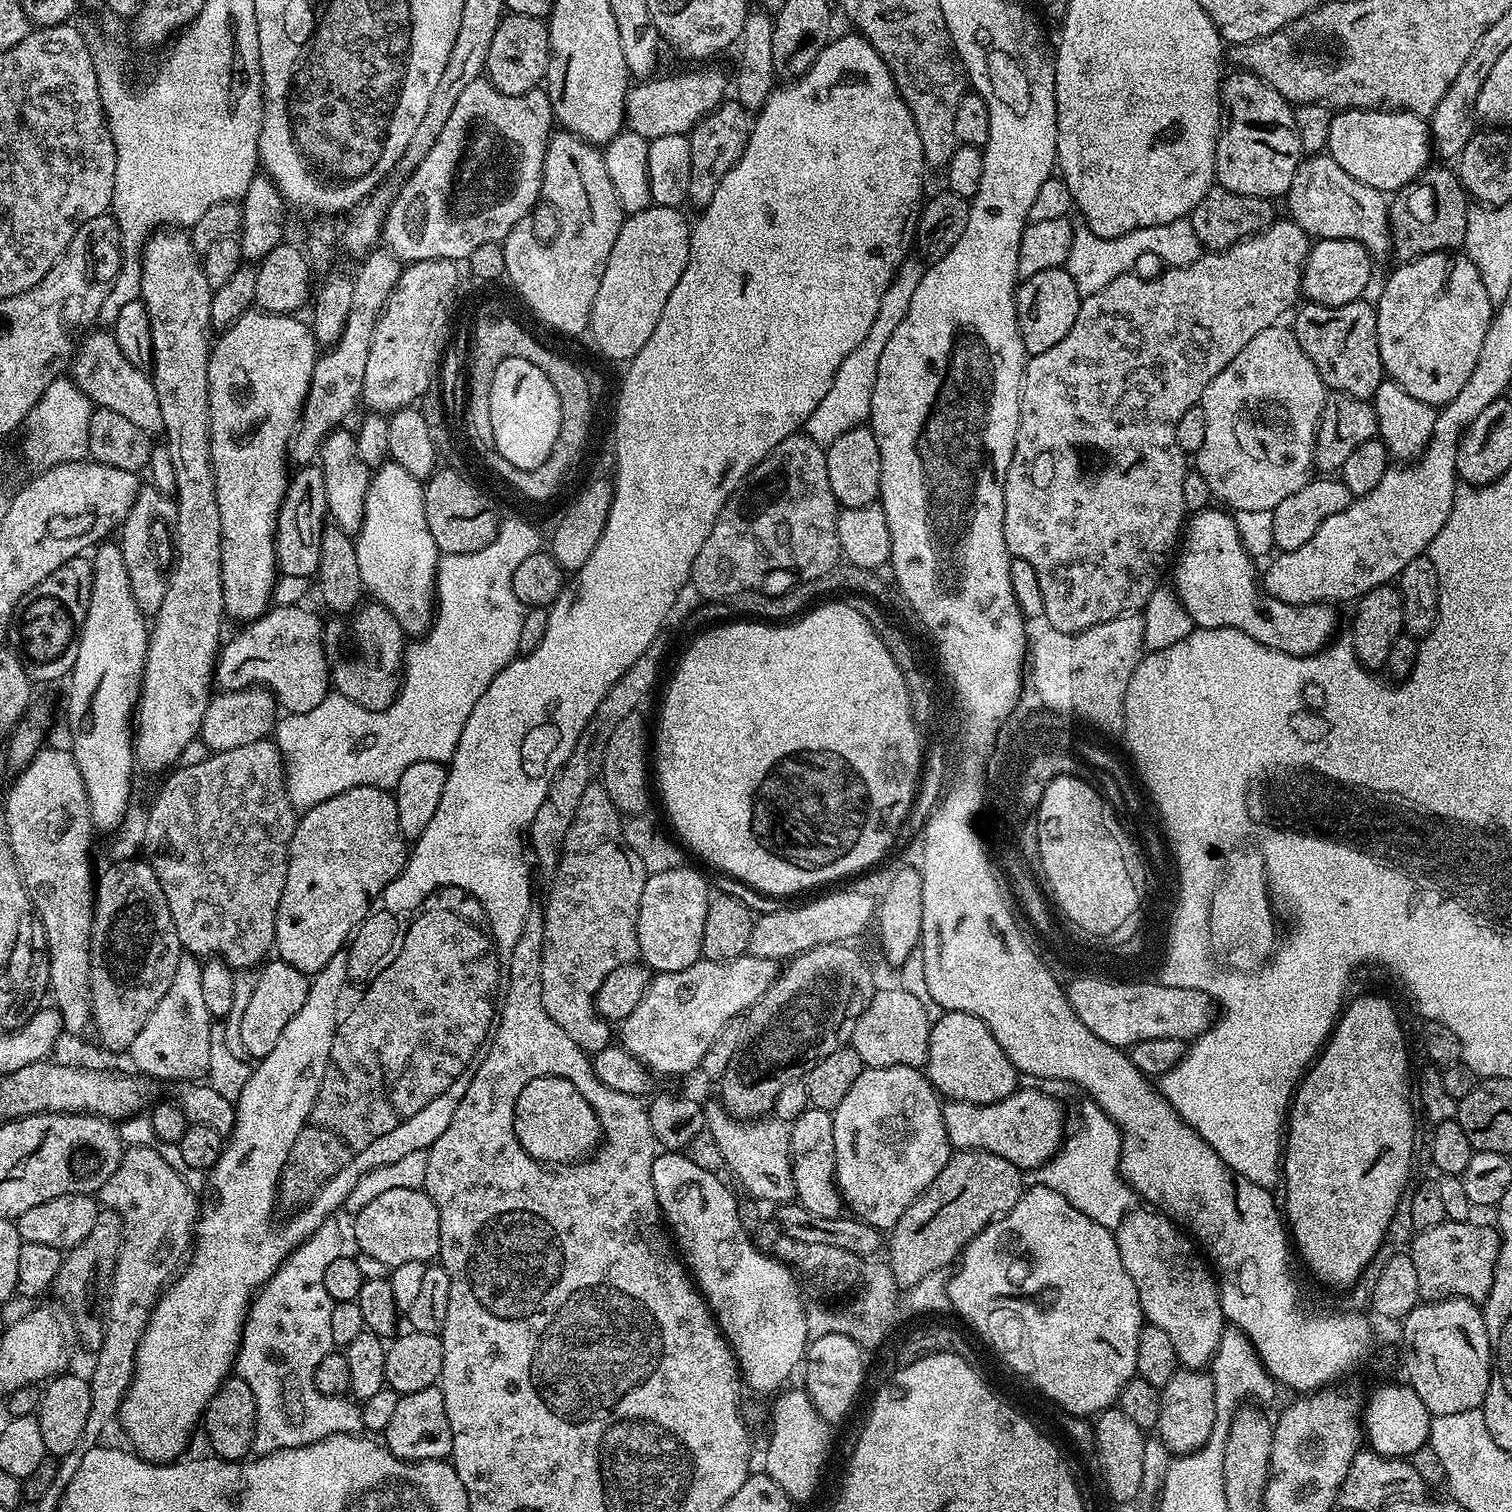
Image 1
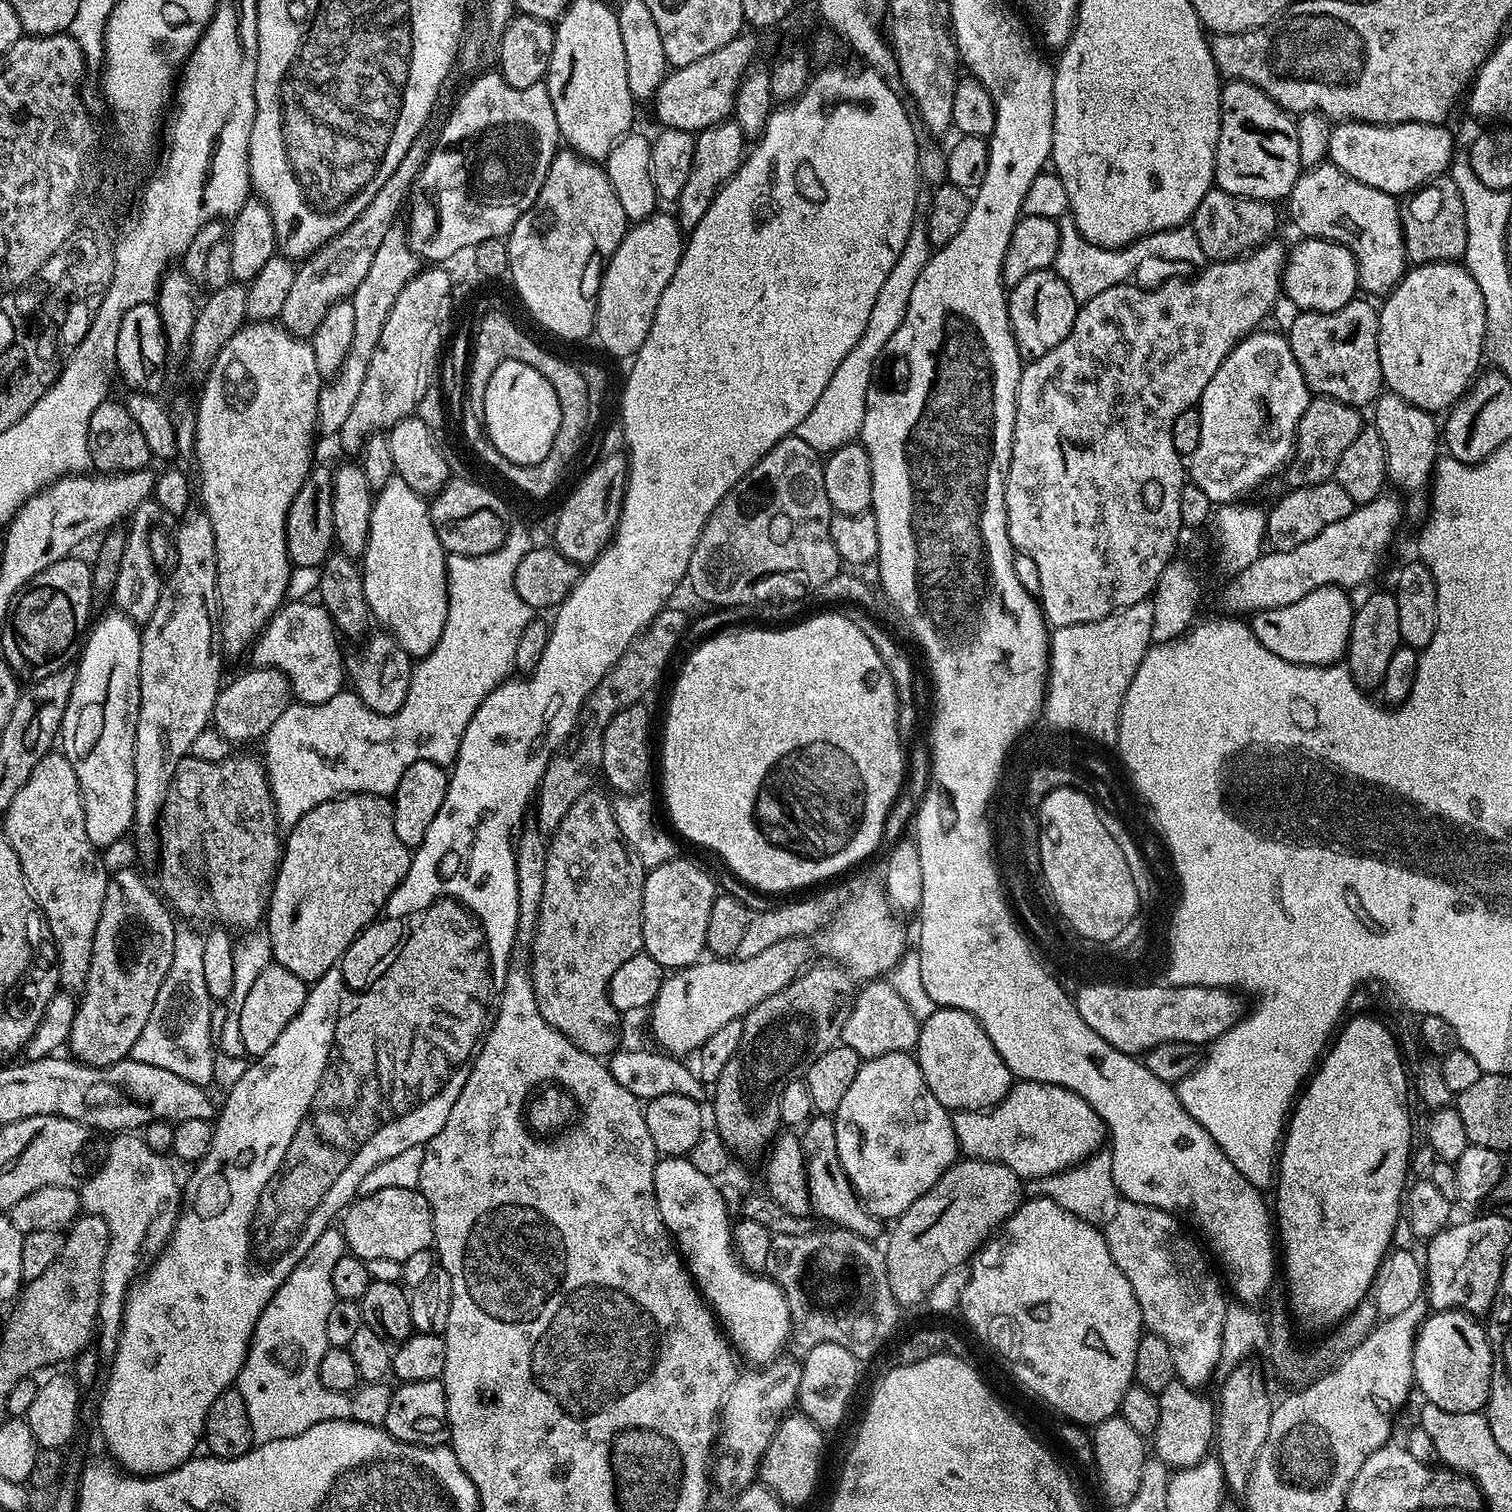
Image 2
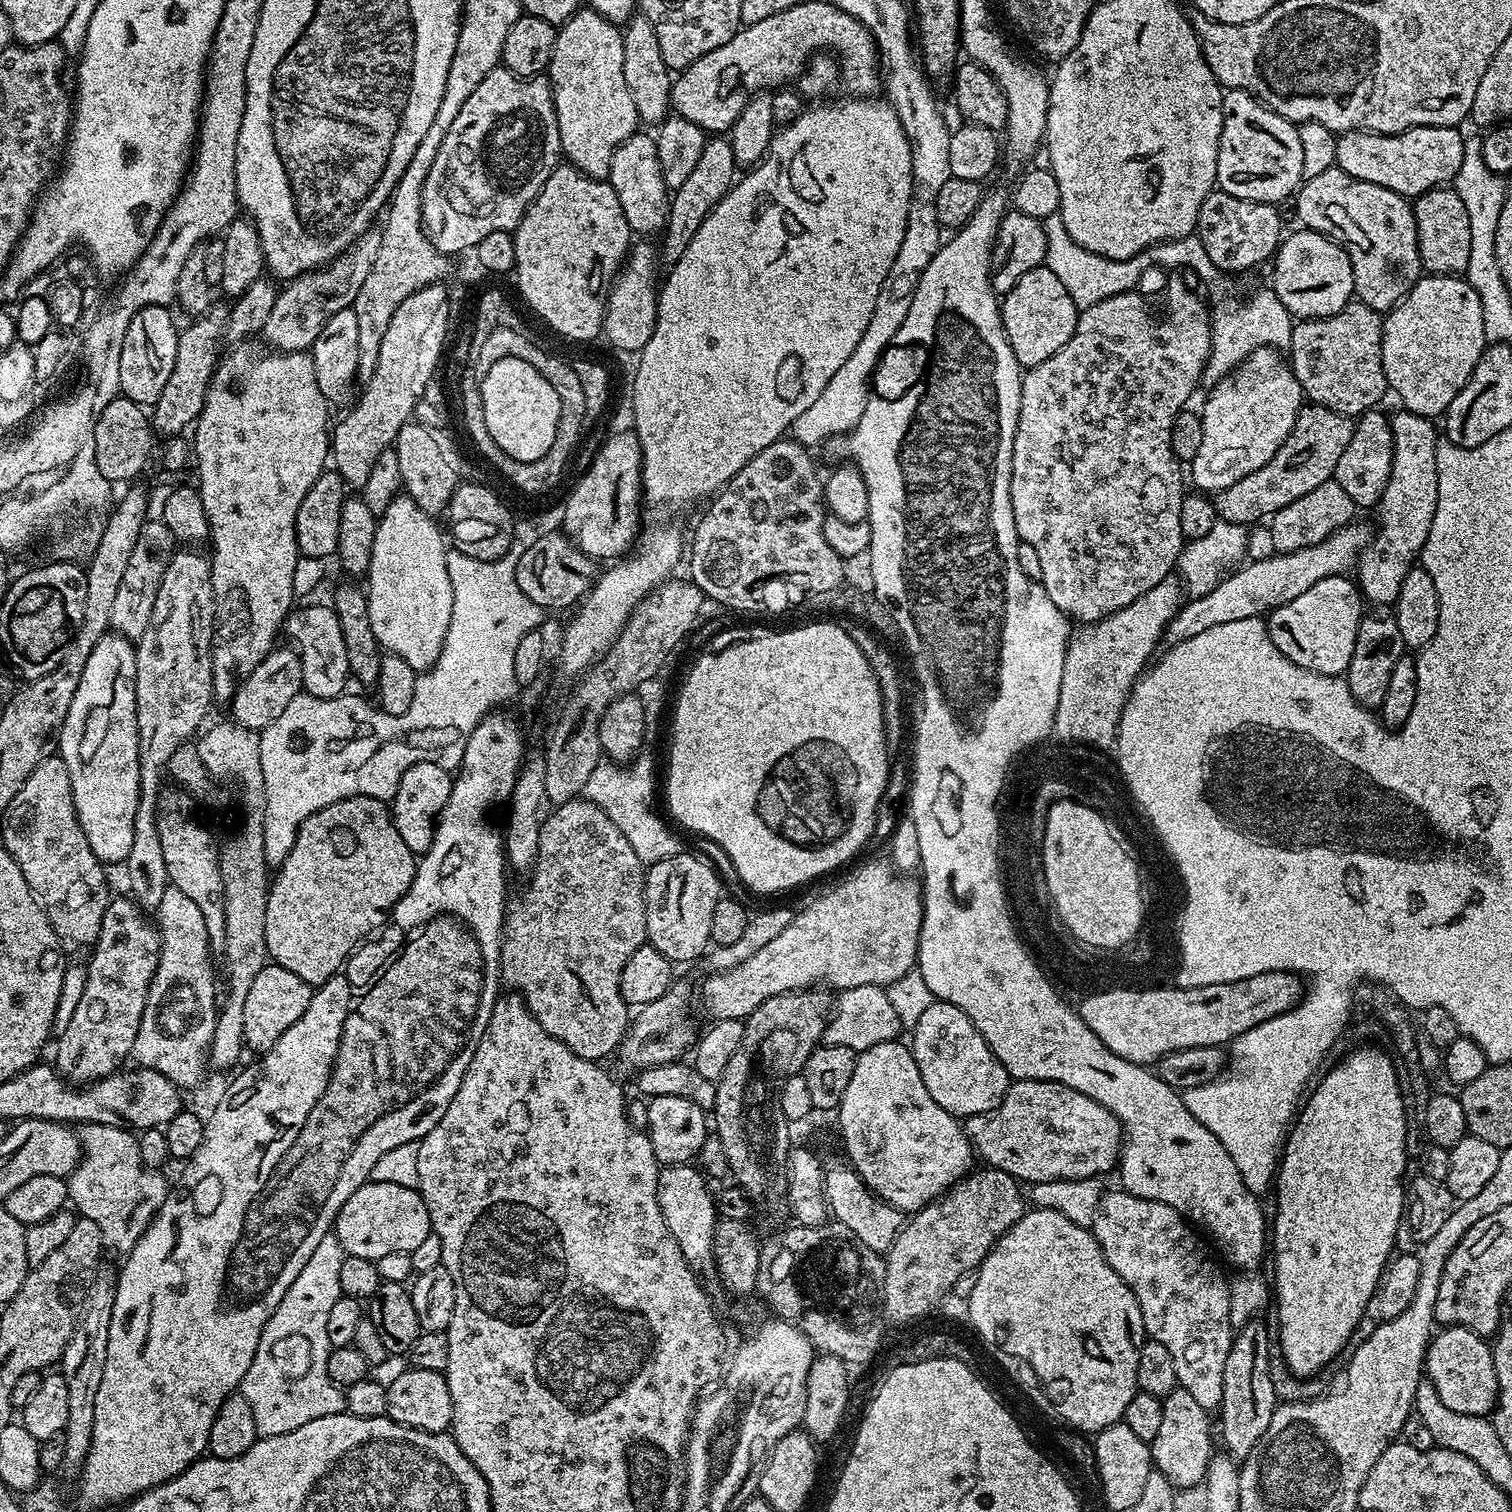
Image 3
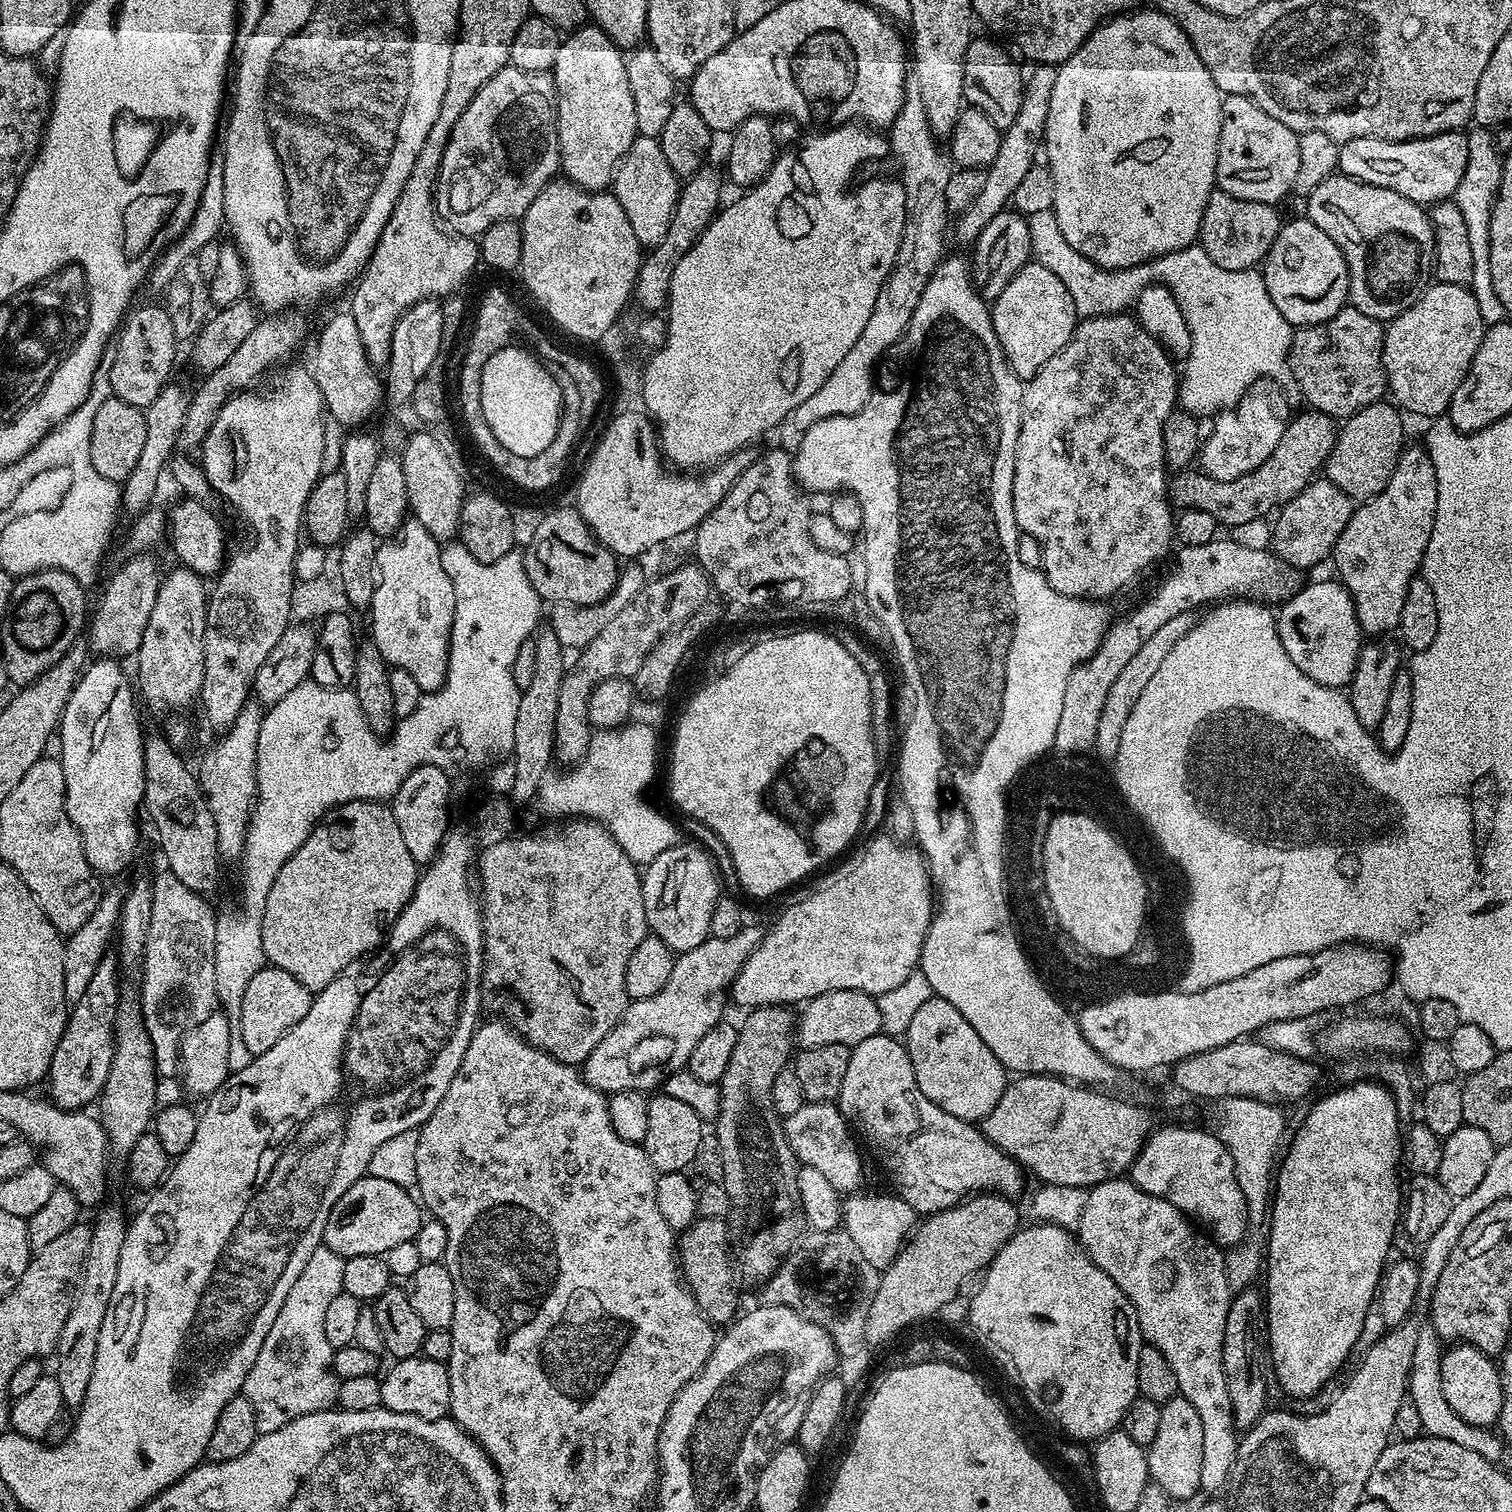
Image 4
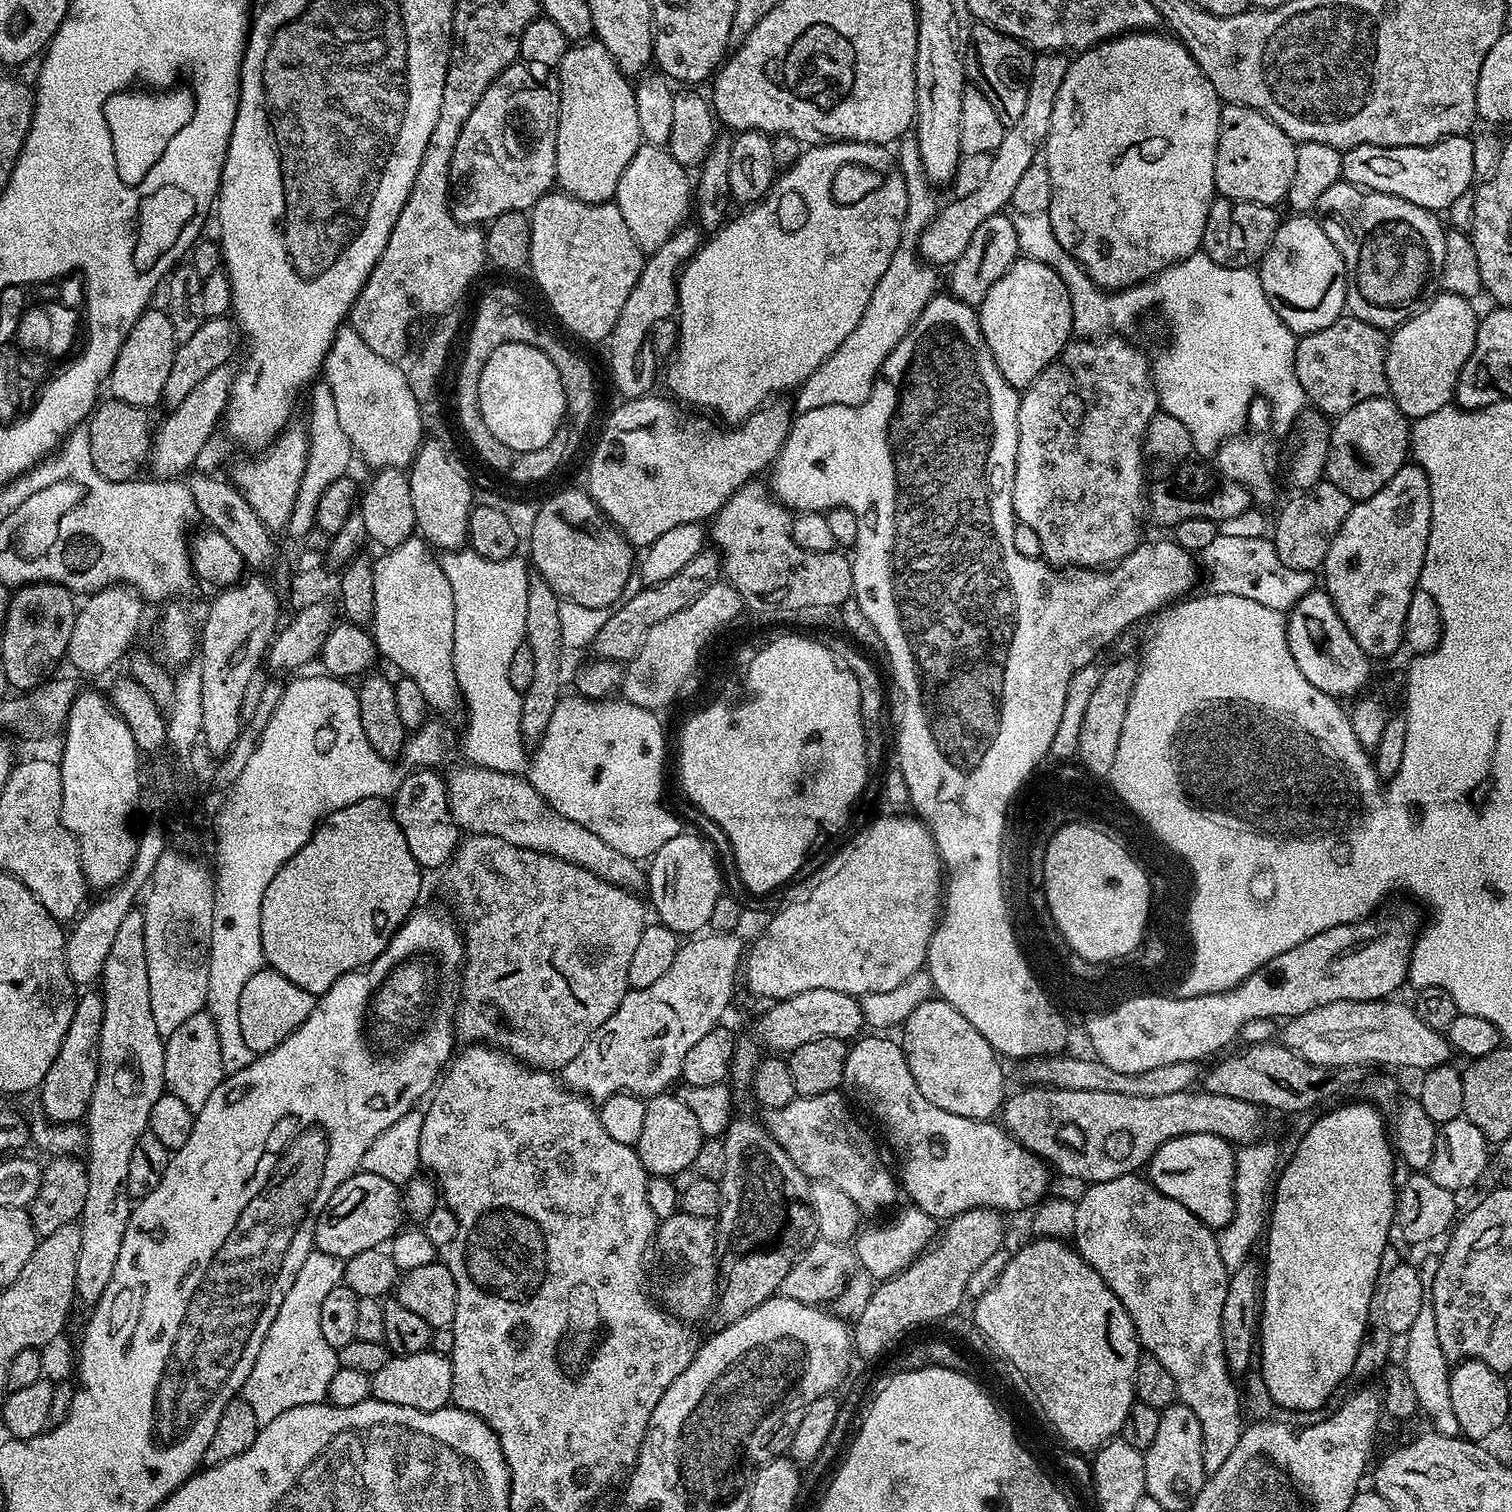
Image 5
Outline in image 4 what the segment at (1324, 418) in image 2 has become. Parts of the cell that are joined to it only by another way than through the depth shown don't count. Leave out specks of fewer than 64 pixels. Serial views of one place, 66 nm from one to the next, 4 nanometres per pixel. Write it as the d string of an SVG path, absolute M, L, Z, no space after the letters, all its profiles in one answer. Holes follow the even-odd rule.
M1304 410L1297 420L1296 417L1289 419L1278 446L1274 446L1274 454L1250 474L1242 474L1233 480L1216 480L1200 470L1184 470L1171 477L1168 499L1177 509L1197 508L1212 515L1217 525L1223 527L1224 524L1228 528L1252 524L1259 516L1279 509L1321 475L1334 450L1337 431L1338 424L1333 417L1315 410Z

